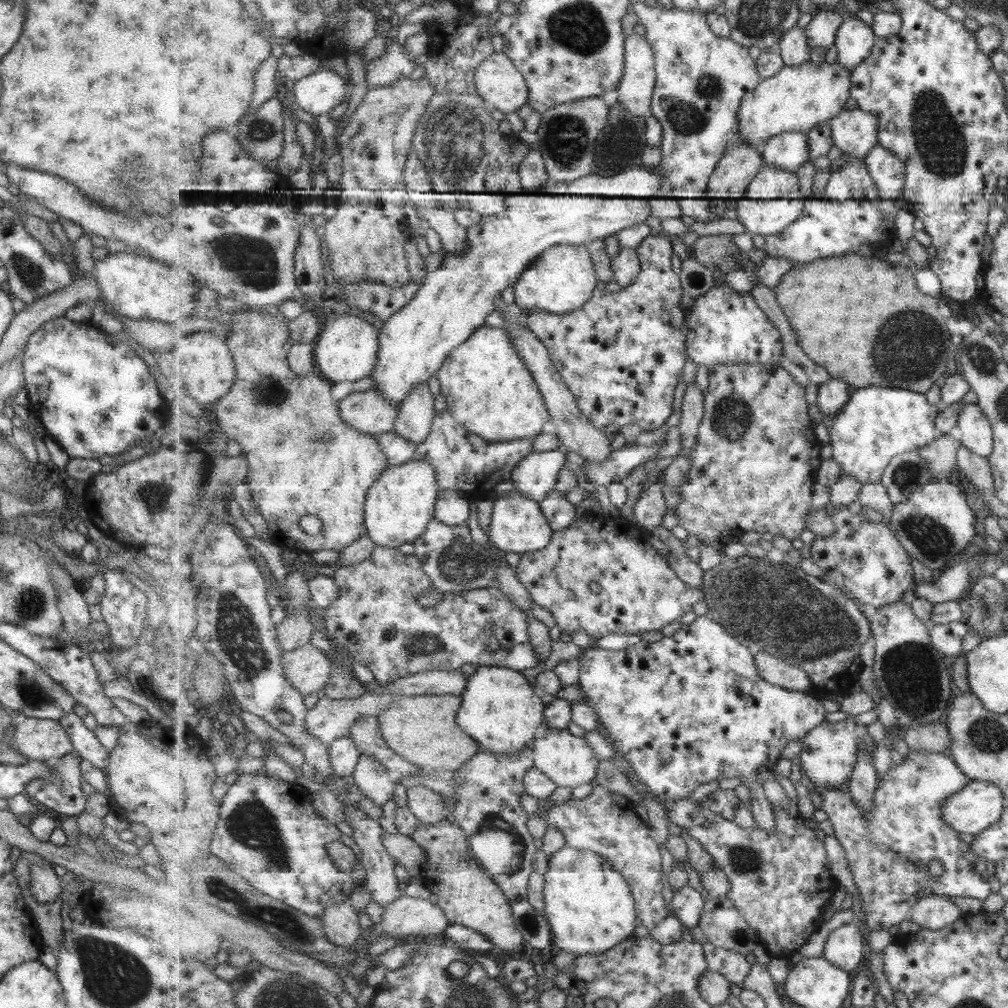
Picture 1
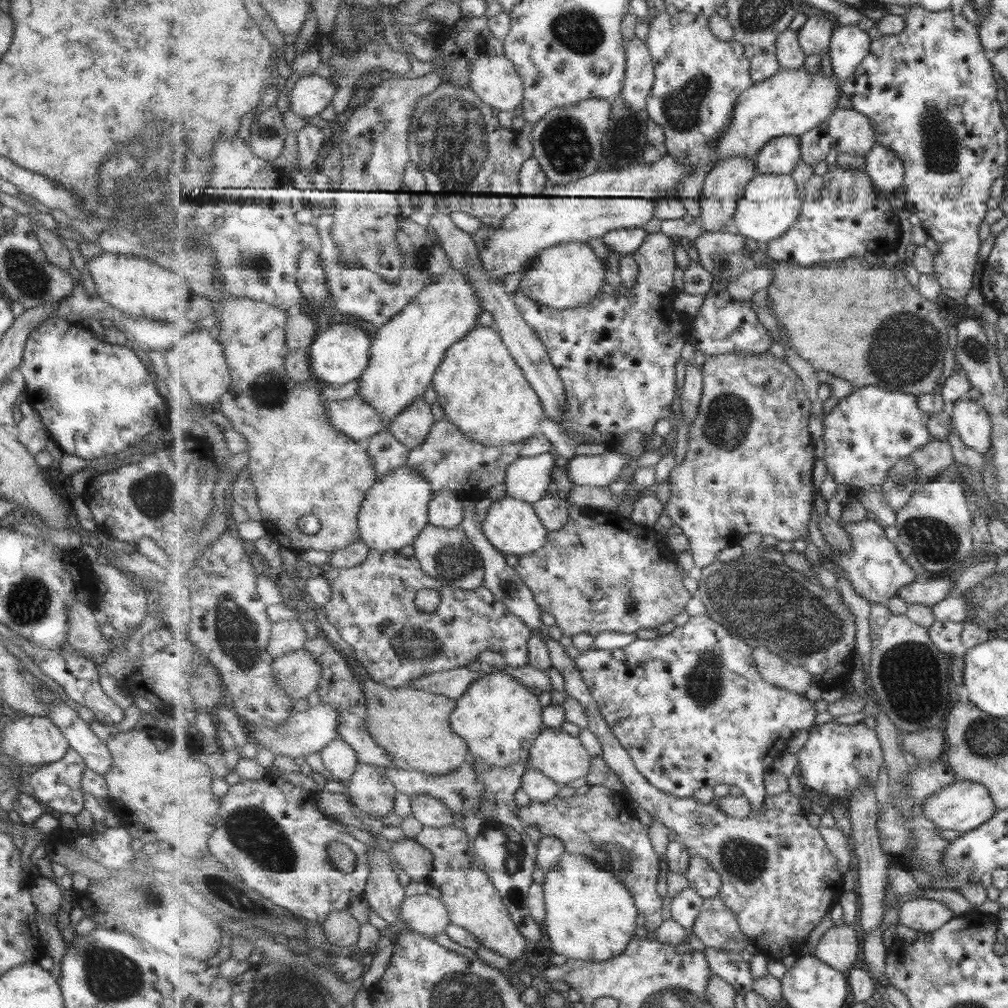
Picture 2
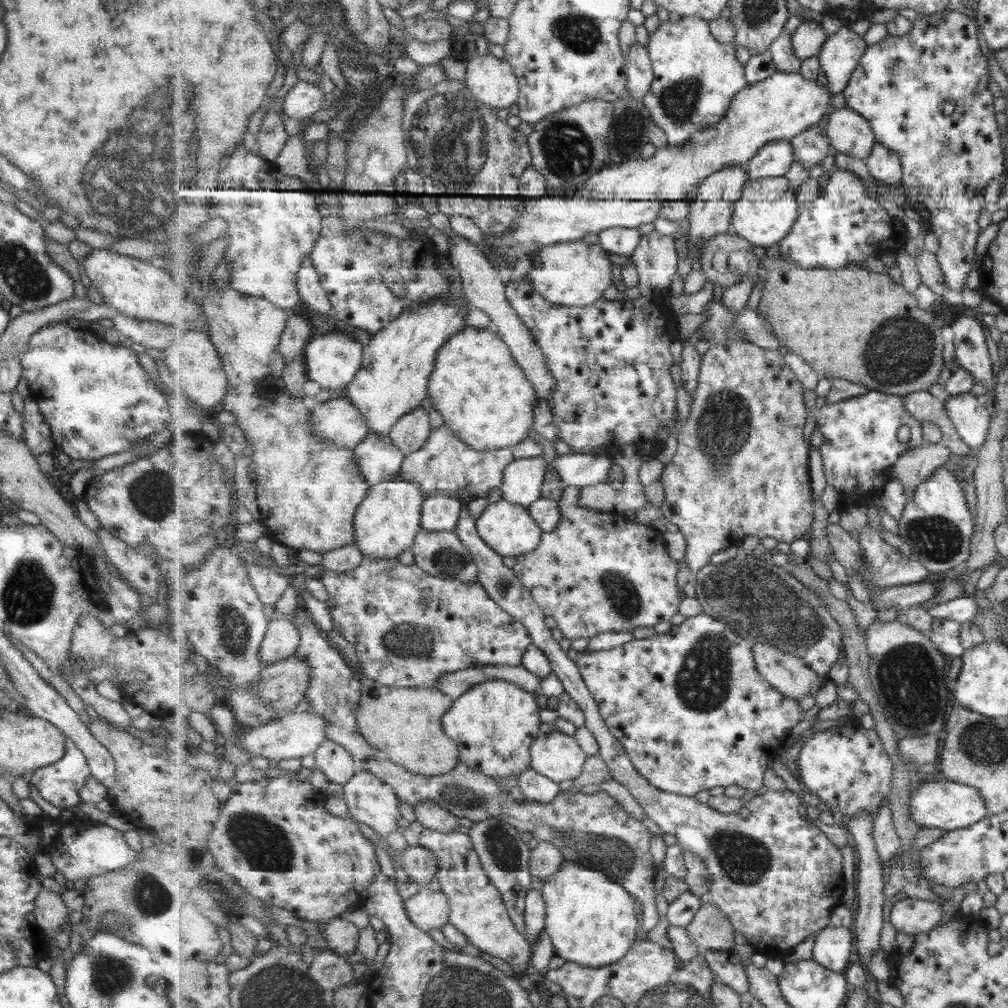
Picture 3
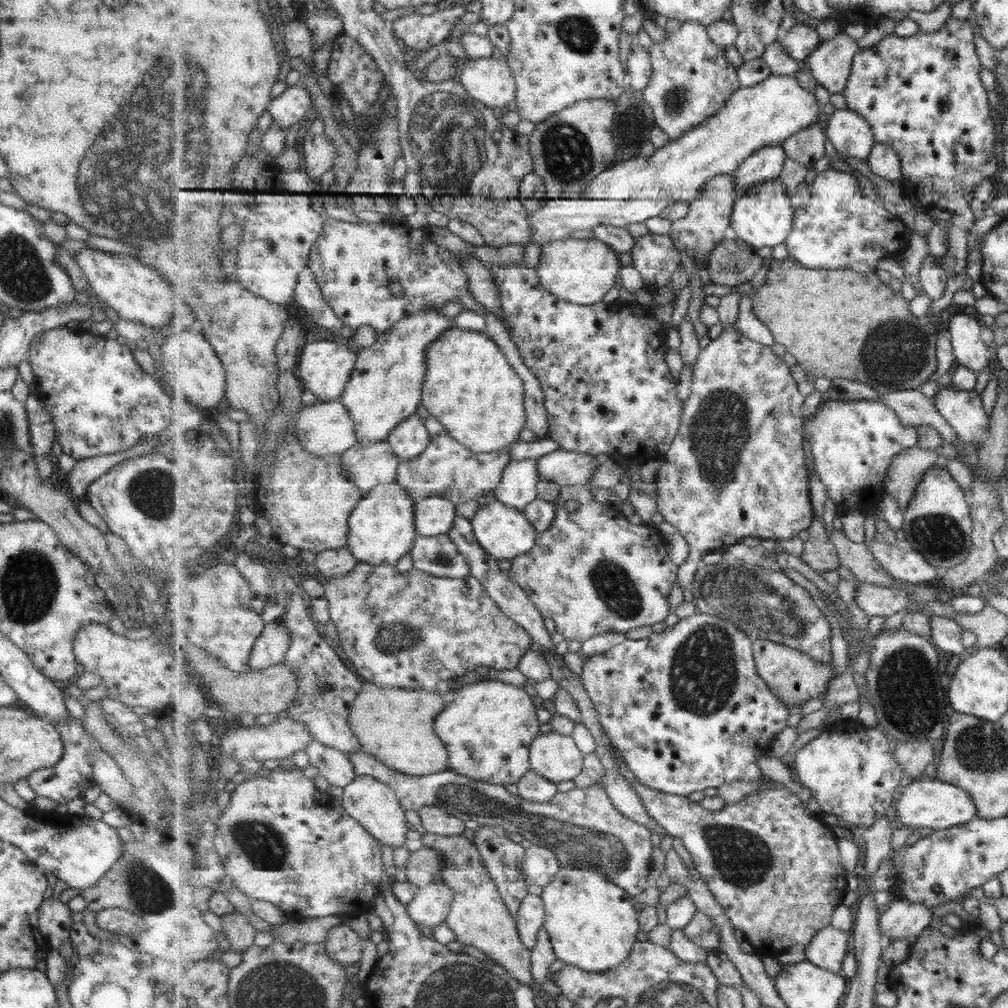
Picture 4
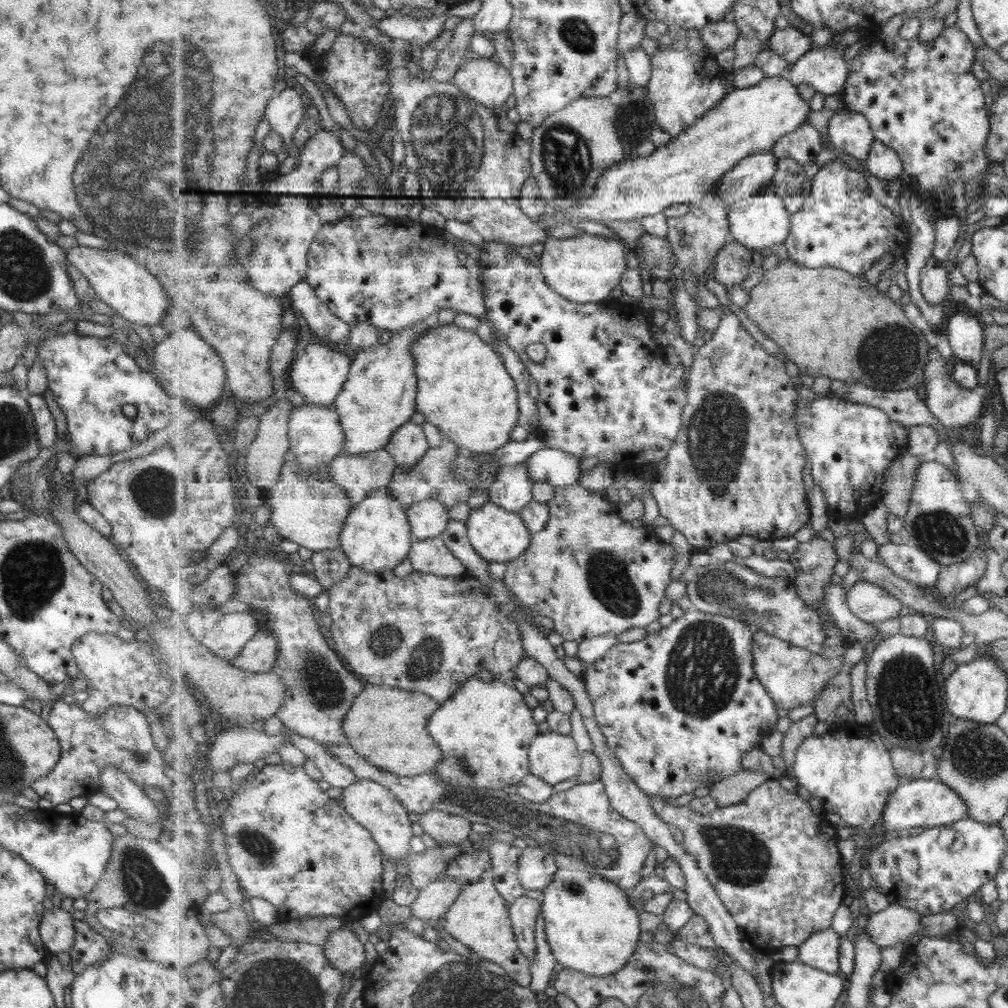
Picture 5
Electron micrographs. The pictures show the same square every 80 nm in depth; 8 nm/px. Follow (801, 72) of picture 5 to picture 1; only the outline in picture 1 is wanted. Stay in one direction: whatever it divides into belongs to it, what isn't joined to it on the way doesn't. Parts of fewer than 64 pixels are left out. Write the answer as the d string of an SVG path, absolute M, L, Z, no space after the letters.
M856 16L843 21L836 36L837 60L853 71L873 50L880 39L874 33L873 25L867 25Z

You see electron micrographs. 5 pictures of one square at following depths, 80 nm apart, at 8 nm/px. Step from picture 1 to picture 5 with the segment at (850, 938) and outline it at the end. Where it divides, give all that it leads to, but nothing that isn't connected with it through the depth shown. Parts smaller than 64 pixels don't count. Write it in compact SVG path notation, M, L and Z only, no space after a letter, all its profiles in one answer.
M832 929L817 932L798 946L797 960L827 973L837 974L840 971L840 946L843 937Z

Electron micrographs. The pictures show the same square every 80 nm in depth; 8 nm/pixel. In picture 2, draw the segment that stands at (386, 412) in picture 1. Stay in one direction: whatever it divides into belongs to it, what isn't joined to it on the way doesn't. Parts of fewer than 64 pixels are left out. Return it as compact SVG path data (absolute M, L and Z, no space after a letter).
M359 394L348 399L329 400L326 410L332 425L361 447L367 446L373 435L389 430L391 424Z

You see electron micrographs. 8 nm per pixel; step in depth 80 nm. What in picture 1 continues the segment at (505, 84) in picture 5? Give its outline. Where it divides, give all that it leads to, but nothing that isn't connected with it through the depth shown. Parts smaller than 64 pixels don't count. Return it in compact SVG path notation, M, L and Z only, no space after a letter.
M503 52L493 53L476 70L478 94L492 110L517 113L528 104L529 87L516 64Z

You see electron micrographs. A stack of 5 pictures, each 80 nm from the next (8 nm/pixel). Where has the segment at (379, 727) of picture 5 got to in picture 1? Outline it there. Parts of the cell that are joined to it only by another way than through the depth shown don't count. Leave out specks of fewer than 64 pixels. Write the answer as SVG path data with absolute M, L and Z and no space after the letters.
M461 694L402 696L378 714L380 731L388 745L409 762L431 773L452 773L481 751L458 721L462 704Z

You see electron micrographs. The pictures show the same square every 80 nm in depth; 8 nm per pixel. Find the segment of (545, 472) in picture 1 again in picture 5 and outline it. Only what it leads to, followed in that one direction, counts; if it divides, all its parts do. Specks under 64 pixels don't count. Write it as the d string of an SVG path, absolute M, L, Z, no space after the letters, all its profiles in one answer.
M526 463L502 466L496 482L488 488L488 500L519 513L534 500L534 484Z

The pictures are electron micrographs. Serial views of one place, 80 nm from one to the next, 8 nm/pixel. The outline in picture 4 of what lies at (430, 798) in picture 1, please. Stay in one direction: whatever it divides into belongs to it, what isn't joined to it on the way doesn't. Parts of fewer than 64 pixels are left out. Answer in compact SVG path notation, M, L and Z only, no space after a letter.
M425 807L417 812L426 833L440 836L457 836L465 832L465 824L460 817L453 816L439 807Z

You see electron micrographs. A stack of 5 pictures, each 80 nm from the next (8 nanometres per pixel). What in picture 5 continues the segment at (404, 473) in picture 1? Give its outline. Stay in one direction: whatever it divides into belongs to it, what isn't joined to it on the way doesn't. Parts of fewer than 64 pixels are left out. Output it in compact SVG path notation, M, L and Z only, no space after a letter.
M386 485L374 490L369 498L351 508L344 531L341 532L340 549L347 555L352 566L369 572L382 572L394 570L401 564L412 551L414 540L407 506L397 500Z

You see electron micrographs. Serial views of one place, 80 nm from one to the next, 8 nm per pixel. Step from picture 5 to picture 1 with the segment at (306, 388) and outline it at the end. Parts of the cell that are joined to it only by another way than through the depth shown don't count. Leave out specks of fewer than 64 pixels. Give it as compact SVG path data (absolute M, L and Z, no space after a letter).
M346 315L329 322L319 334L315 357L319 373L333 382L333 398L337 401L345 398L350 395L354 382L372 376L377 370L381 352L381 329L371 326L369 322L361 320L358 316Z

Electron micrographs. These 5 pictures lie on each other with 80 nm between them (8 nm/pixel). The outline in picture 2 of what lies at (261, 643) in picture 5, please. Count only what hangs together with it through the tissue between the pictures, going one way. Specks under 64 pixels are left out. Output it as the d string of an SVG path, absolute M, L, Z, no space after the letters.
M293 619L274 624L268 644L269 654L276 659L304 648L307 634L301 633L301 630L299 624Z

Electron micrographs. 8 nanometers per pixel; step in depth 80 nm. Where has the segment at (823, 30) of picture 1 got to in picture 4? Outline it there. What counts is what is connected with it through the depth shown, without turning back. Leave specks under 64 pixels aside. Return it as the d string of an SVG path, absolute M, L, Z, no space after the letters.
M794 24L788 32L782 33L779 37L780 43L787 51L787 54L795 60L801 60L805 62L806 58L821 44L821 38L819 38L819 32L815 28L805 26L805 24Z

